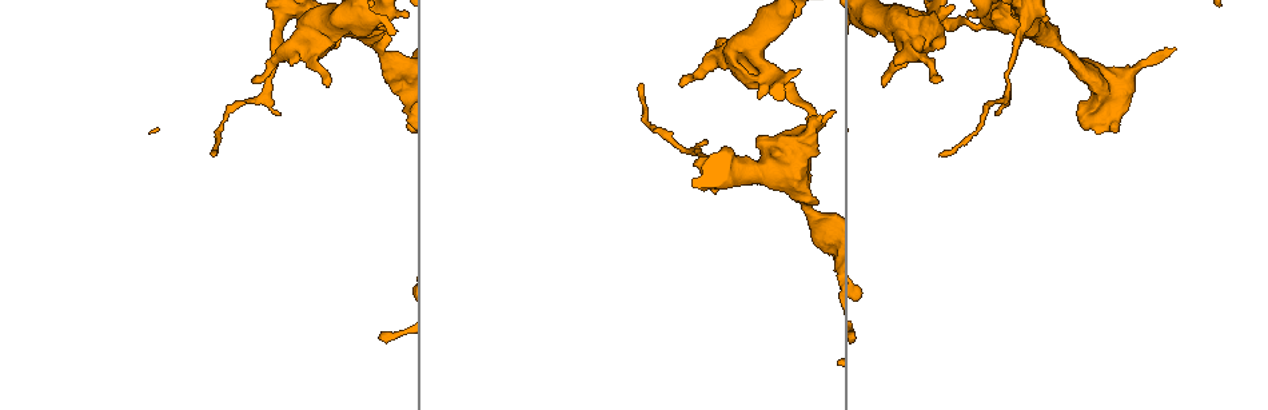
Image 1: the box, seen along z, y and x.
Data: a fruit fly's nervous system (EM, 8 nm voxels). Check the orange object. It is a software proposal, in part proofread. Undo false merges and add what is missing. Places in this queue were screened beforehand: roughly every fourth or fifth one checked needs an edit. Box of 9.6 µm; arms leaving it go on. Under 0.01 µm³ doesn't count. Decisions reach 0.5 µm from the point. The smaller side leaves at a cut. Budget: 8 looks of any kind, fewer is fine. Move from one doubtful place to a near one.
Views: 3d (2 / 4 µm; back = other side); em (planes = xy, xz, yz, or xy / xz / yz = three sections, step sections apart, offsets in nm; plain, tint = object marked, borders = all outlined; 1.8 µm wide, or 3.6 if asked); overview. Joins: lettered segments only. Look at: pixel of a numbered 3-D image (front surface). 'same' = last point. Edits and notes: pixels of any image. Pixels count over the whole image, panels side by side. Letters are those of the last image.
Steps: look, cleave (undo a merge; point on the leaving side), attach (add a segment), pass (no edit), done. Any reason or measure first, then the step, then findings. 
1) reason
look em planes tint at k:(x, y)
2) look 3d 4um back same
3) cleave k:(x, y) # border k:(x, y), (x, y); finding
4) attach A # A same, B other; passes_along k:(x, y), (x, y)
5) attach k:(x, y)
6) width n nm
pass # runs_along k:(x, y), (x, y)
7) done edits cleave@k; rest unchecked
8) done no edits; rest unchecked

free end
look em 3.6um xy step 16 borders at 1:(885, 86)

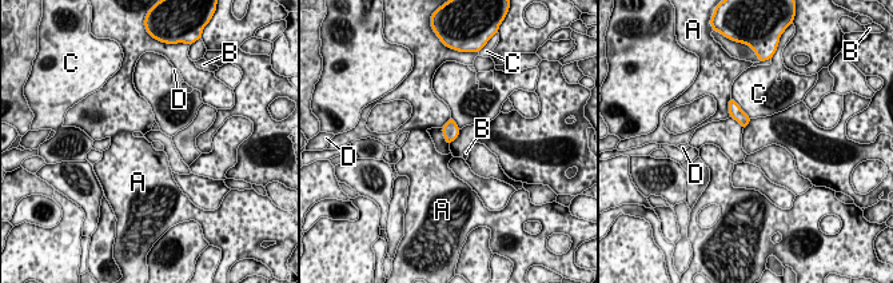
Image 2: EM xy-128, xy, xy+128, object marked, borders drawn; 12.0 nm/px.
pass # A other, B other, C other, D other; border 2:(734, 102), (750, 118); no lettered segment goes on from it

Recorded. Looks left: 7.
branch stops here
look 3d 2um at 1:(254, 79)

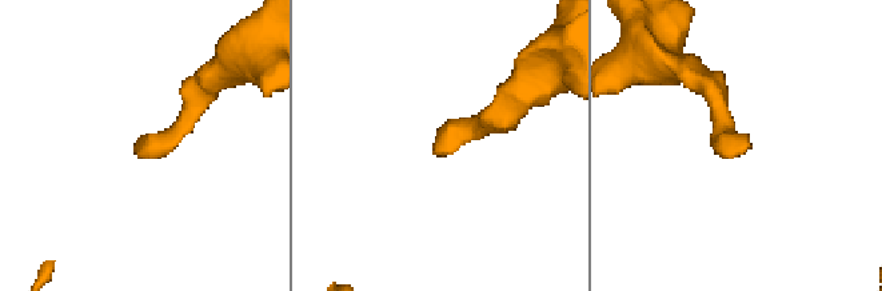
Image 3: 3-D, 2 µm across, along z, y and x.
look em planes borders at 3:(440, 154)

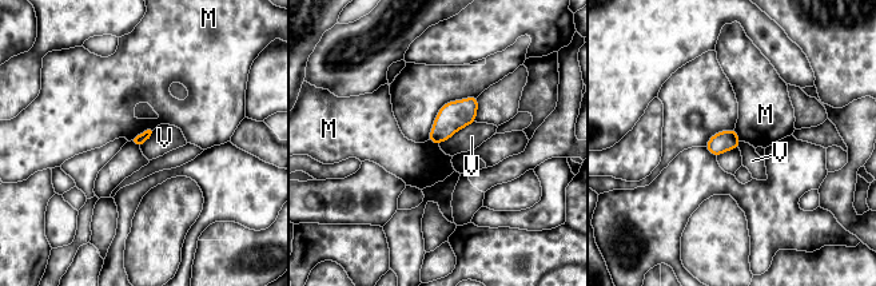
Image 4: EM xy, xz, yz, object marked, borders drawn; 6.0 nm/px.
longest_contact V 260 nm
pass # M other, V other; border 4:(151, 130), (144, 130), (128, 140); none of them fits

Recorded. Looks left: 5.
thick turns thin
look 3d 2um at 1:(381, 28)

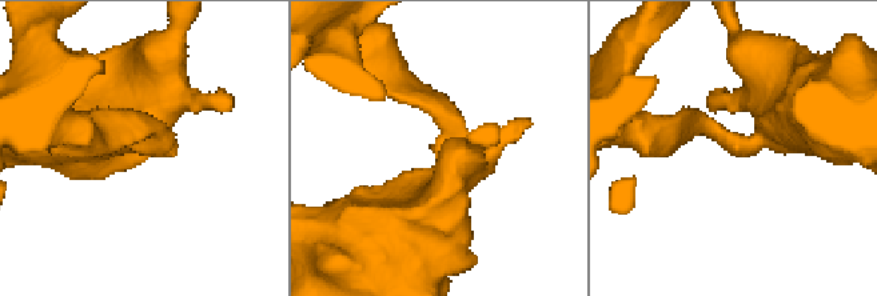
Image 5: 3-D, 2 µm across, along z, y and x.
arm_widths 280, 600 nm
look em planes tint at 5:(147, 130)

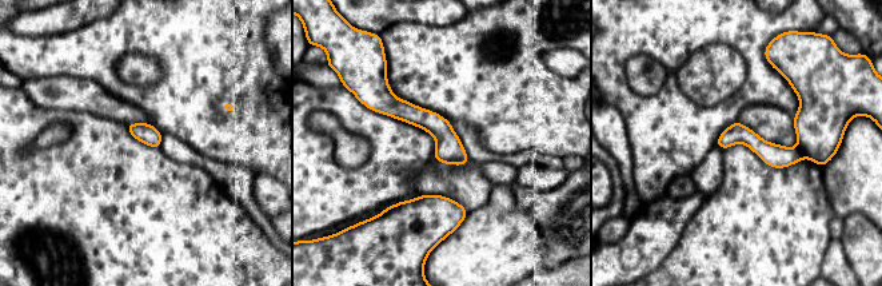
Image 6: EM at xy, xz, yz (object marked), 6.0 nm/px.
look em planes borders same

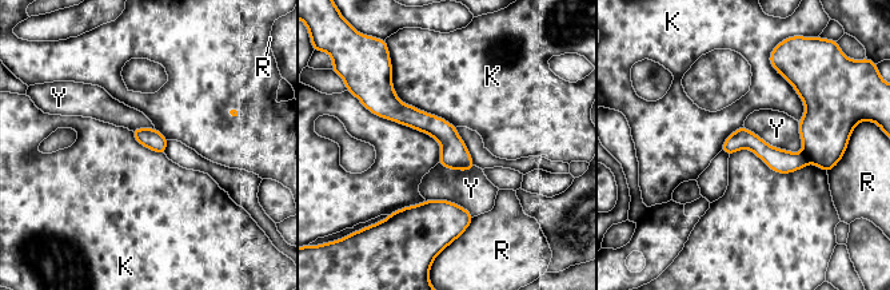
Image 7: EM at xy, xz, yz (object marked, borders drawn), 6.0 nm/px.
width 130 nm
cleave 7:(781, 161) # K other, R other, Y other; part_leaving 7:(379, 103), (431, 124), (470, 165); two neurons meet here

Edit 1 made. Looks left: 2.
done edits cleave@7; rest unchecked

